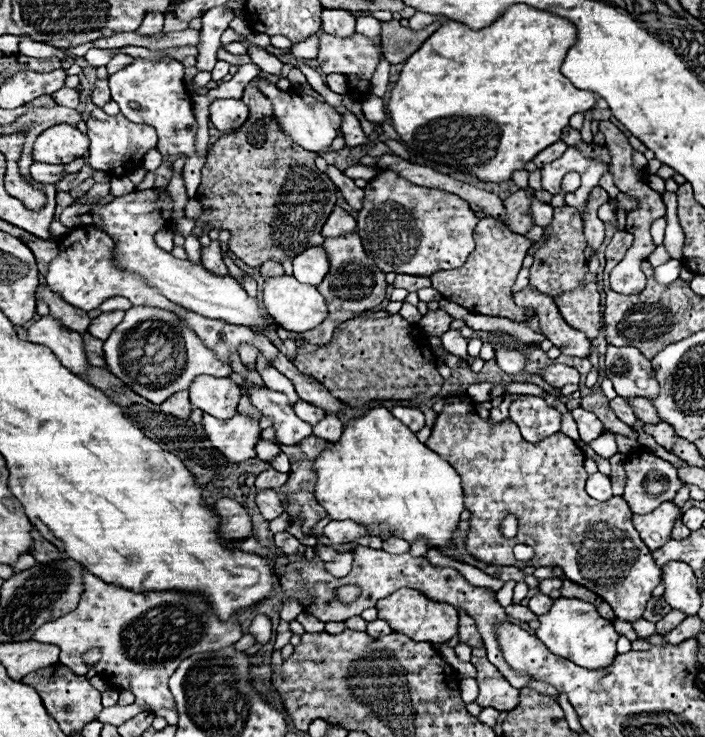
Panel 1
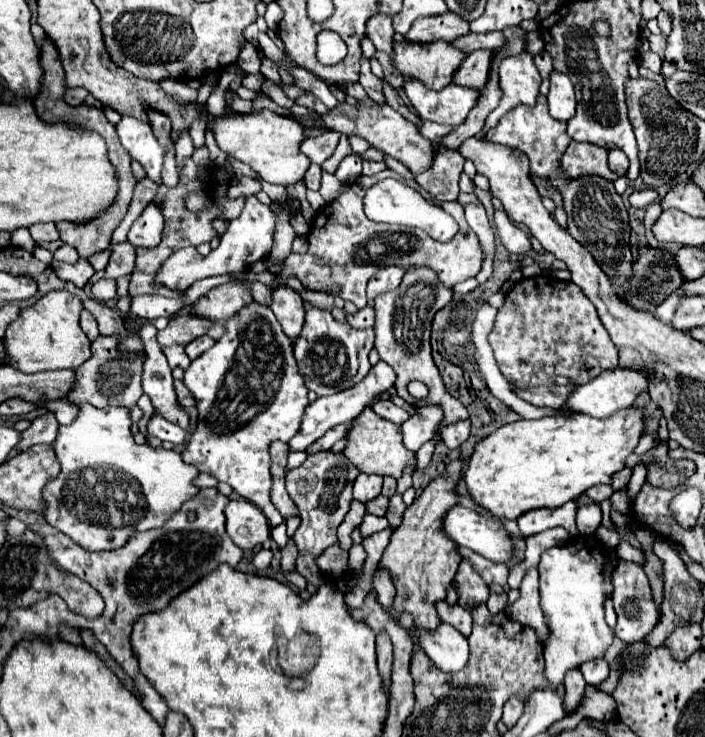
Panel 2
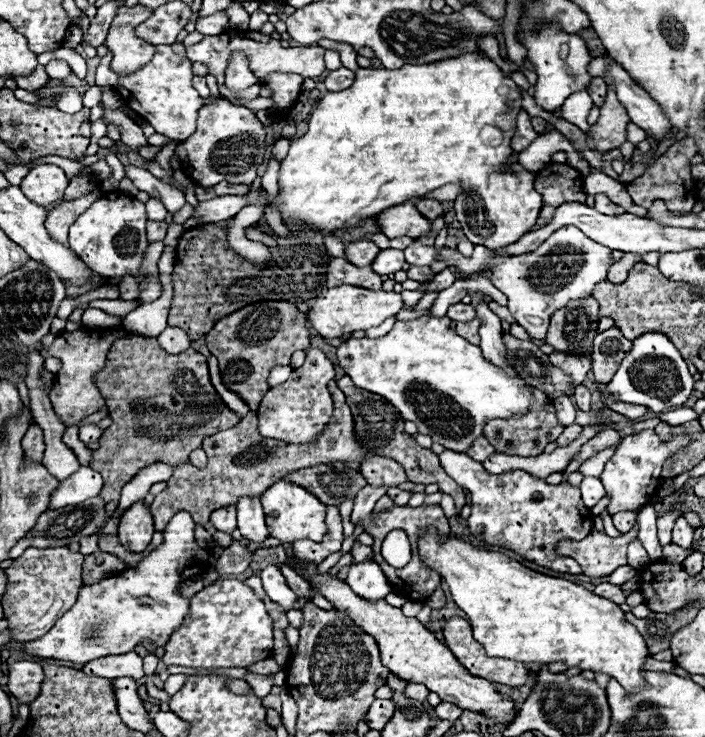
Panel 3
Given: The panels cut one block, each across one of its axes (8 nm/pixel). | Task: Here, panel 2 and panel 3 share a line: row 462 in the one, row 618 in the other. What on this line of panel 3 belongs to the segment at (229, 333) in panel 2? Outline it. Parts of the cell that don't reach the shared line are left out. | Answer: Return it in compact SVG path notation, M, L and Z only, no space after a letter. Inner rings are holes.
M220 580L192 596L190 616L170 636L164 650L164 664L190 668L248 668L272 656L272 620L250 586L240 580Z

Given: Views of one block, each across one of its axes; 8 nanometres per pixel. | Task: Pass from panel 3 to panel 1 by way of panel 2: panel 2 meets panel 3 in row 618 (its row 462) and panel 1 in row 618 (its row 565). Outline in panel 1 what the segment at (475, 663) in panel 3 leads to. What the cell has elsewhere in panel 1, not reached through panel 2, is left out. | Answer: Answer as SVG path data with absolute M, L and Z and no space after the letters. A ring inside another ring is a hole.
M400 588L398 592L392 592L390 596L378 600L376 608L378 608L378 618L386 620L394 632L406 634L416 642L442 644L458 634L456 608L450 608L450 604L438 604L434 600L426 600L426 596L422 596L420 592L414 592L410 588Z

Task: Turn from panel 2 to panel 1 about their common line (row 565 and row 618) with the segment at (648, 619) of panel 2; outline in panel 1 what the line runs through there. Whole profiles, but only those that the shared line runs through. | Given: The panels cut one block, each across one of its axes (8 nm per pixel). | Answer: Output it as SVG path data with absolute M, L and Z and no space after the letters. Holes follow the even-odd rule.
M466 388L452 390L444 398L444 410L436 418L432 436L426 440L426 446L442 460L450 462L450 466L454 466L454 470L462 476L464 506L472 512L470 534L466 538L468 552L486 564L514 564L518 568L558 566L568 580L582 584L584 588L602 596L604 602L612 606L618 620L634 622L642 618L642 608L650 600L652 590L660 584L662 570L656 566L652 552L634 530L630 522L632 512L626 500L622 496L614 496L612 500L598 502L586 494L584 486L588 474L584 472L584 454L566 434L558 432L542 440L542 444L526 444L514 422L504 420L500 424L492 424L490 420L482 420L474 410L474 402L468 396L456 396L458 392L466 392ZM508 514L514 514L518 518L516 538L504 538L498 532L502 518L506 518ZM516 544L532 546L534 558L528 562L518 562L514 558Z

